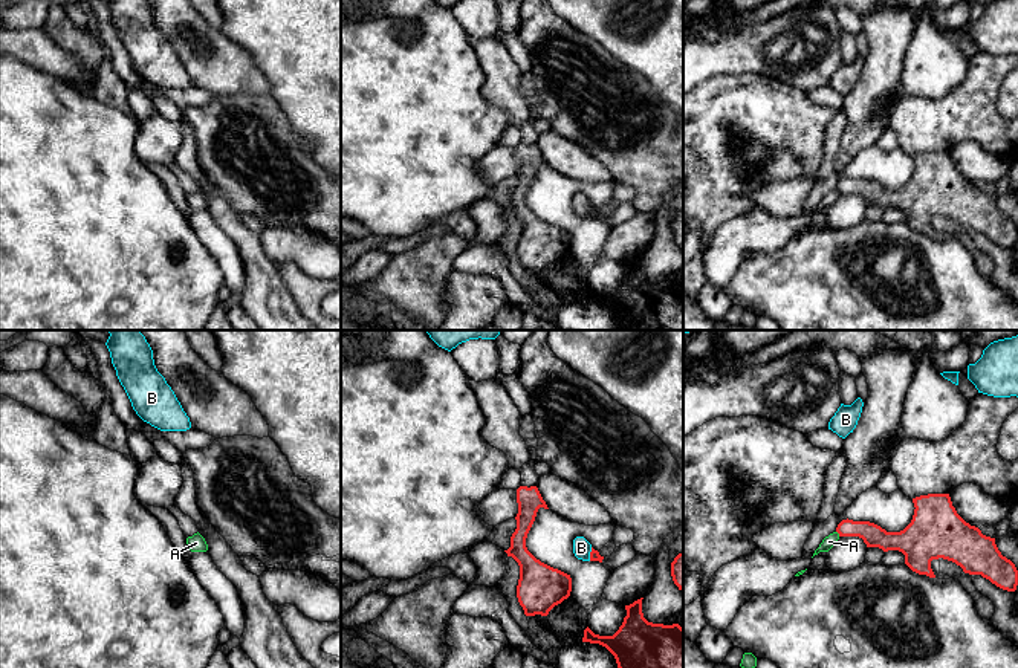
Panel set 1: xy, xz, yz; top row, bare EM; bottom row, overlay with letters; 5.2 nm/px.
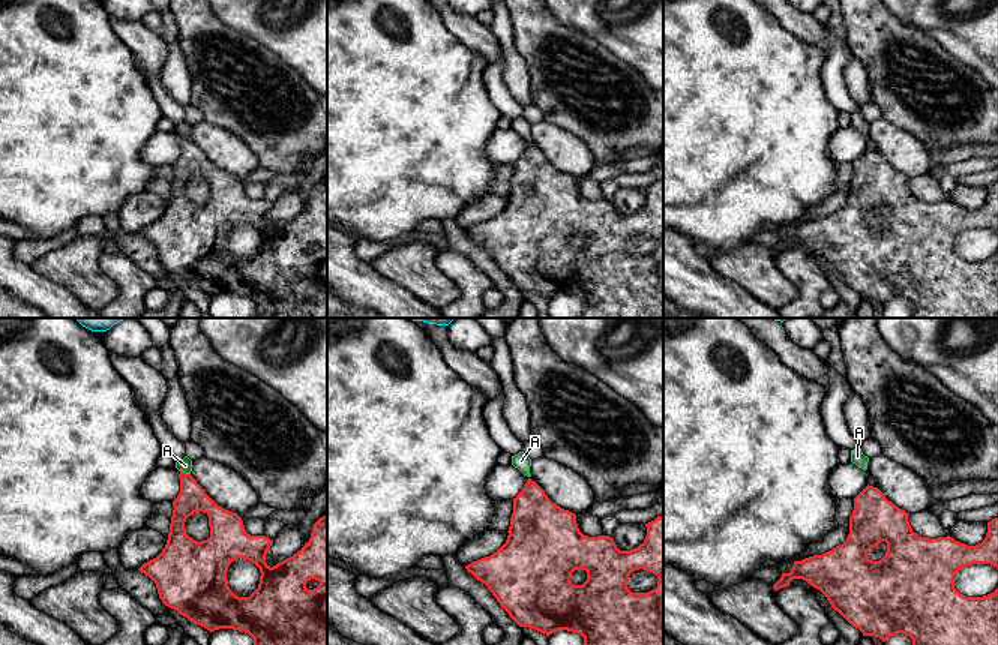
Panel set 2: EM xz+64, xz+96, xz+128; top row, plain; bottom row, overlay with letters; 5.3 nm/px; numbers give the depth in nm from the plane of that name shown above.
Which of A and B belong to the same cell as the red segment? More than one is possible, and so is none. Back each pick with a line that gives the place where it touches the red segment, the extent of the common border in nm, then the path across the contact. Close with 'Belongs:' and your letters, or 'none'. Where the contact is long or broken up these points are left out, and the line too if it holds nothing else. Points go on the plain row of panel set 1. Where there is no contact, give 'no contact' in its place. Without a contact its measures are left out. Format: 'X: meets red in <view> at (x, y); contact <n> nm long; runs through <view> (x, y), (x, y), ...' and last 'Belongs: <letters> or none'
Belongs: none

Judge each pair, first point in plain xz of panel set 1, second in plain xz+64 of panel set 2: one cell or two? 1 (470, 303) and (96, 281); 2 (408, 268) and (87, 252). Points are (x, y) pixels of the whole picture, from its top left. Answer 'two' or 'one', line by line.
1: two
2: one

